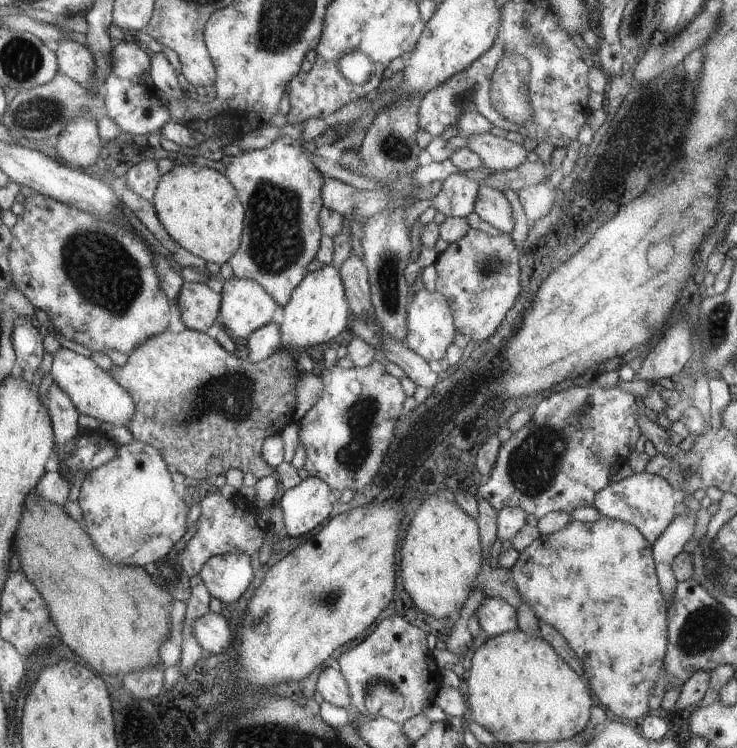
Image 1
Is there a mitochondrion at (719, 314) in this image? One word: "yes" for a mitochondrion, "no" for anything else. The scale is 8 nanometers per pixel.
yes

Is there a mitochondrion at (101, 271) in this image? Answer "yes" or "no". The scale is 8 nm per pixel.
yes

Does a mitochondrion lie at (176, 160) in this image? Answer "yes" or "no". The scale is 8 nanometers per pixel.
no

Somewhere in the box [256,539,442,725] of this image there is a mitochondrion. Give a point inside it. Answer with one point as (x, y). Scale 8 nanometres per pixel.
(380, 690)

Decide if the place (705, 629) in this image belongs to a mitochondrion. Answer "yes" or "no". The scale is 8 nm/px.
yes

